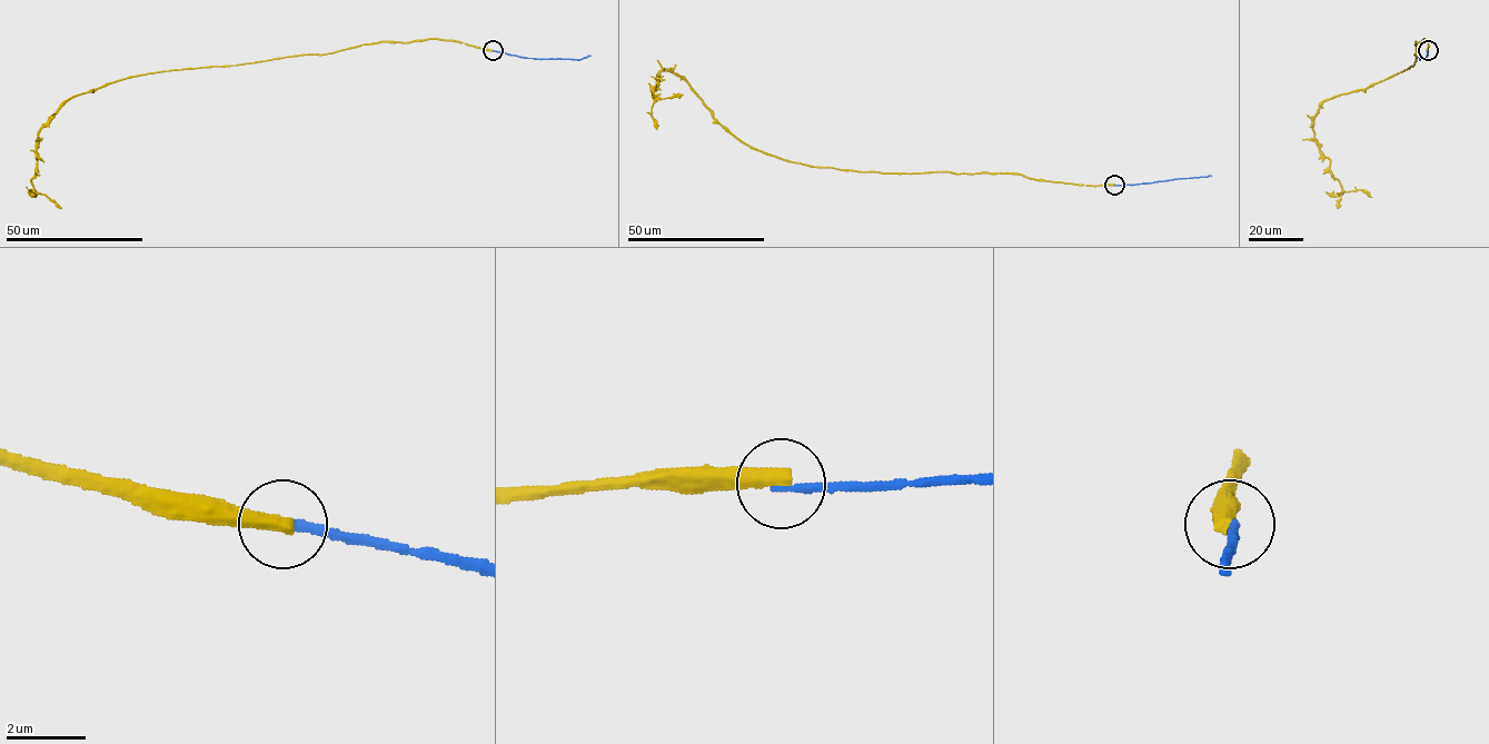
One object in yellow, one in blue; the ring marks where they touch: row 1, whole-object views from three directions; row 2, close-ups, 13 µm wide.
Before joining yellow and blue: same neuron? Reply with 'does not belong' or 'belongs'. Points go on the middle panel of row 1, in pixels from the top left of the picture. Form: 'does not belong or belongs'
does not belong

